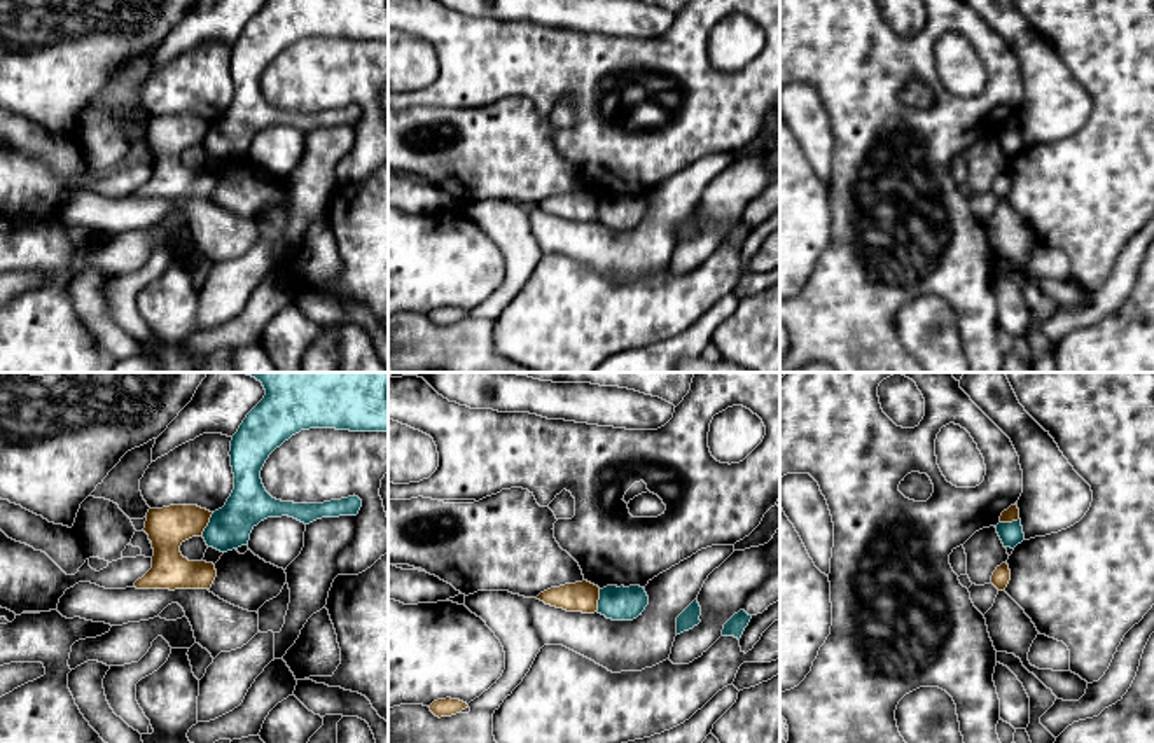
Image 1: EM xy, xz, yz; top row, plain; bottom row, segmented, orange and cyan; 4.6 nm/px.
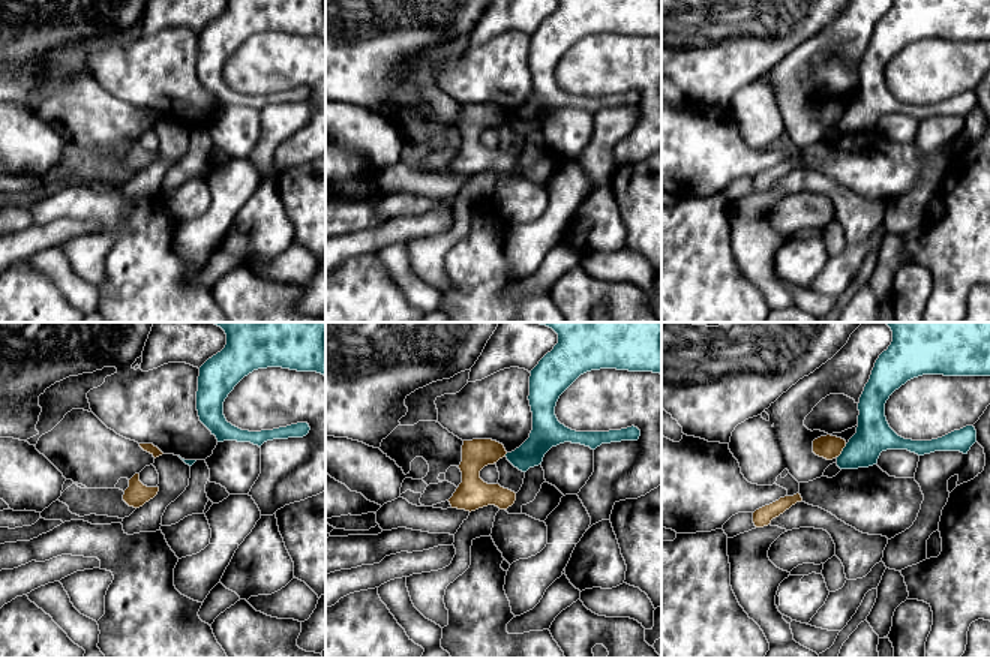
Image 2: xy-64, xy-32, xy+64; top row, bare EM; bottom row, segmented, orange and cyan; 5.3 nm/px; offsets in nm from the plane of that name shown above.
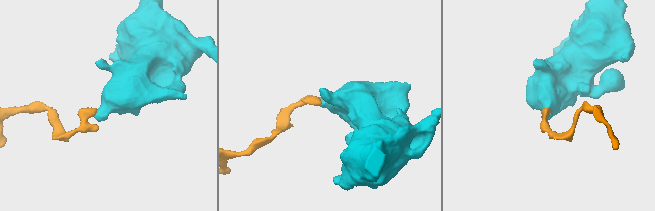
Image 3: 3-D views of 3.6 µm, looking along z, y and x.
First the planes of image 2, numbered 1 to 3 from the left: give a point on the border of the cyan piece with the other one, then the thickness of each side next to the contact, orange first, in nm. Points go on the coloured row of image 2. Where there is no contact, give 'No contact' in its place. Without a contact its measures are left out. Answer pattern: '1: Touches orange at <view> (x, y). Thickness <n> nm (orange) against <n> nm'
1: No contact
2: Touches orange at xy-32 (506, 453). Thickness 160 nm (orange) against 160 nm
3: Touches orange at xy+64 (842, 450). Thickness 130 nm (orange) against 190 nm

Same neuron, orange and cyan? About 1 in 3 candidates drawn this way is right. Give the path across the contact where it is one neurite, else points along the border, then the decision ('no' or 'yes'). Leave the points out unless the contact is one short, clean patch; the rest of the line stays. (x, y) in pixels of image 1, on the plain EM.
border along xy (214, 121), (201, 144); no

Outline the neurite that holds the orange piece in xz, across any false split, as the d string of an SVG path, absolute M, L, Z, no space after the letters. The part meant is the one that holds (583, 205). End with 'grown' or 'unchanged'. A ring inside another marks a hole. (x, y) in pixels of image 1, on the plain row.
M582 189L551 196L540 201L537 208L567 220L594 222L598 220L600 196Z; unchanged

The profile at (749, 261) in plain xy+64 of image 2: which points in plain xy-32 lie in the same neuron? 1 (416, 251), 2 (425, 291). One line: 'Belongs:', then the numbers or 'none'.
Belongs: 2

